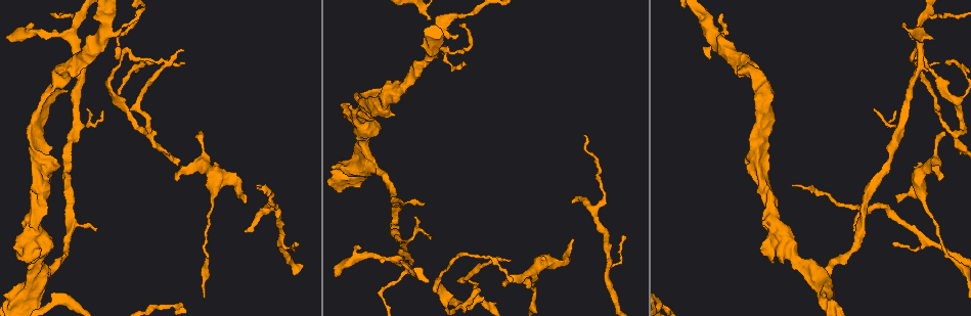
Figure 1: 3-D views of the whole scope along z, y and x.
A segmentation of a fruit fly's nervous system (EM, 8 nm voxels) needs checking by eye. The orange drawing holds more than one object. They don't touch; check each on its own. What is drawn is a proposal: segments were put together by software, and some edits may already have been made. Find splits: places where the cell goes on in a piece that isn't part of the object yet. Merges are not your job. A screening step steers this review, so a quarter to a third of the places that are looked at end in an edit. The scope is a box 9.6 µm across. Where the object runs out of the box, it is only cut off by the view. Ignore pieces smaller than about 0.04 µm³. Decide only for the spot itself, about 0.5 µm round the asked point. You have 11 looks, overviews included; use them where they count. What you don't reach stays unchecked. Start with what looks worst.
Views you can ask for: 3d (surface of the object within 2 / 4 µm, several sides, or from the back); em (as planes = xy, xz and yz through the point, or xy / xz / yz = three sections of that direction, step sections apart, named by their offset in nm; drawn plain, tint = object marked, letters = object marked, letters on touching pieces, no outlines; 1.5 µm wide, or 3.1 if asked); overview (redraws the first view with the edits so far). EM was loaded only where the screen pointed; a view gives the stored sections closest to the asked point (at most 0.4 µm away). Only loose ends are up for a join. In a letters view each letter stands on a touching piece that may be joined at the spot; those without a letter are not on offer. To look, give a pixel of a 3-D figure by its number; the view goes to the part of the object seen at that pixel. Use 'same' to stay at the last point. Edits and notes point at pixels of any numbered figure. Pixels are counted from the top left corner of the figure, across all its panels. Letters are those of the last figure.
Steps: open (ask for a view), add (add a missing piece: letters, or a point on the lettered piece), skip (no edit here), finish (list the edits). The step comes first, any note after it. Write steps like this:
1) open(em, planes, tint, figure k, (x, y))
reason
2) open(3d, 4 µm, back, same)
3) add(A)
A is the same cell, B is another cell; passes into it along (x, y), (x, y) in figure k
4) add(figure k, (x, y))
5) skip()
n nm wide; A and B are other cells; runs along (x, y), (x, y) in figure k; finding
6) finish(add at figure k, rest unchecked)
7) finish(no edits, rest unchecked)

open(3d, 2 µm, figure 1, (424, 204))
branch stops here

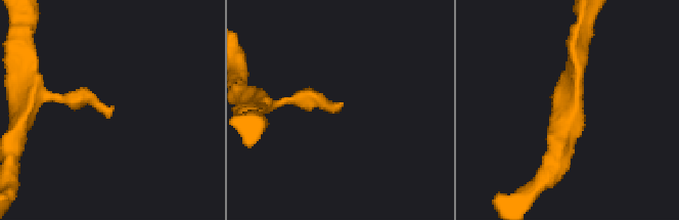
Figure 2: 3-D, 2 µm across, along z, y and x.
open(em, planes, letters, figure 2, (106, 116))
shape alone is not enough

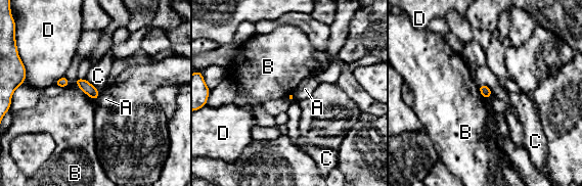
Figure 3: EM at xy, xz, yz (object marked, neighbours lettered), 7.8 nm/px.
skip()
A, B, C and D are other cells; border along (478, 86), (478, 89), (487, 99) in figure 3; none of them fits

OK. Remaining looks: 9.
open(em, yz, step 8, letters, figure 1, (115, 56))
free end

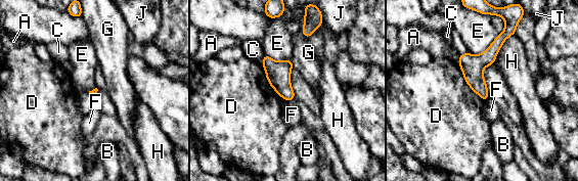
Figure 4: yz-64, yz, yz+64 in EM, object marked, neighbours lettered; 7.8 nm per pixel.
open(em, planes, letters, same)

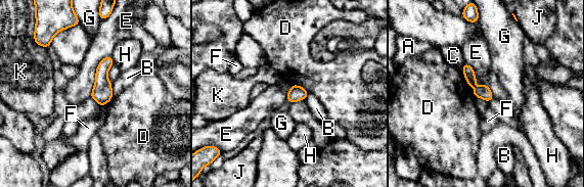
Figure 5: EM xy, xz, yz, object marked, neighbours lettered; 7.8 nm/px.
skip()
A, B, C, D, E, F, G, H, J and K are other cells; border along (464, 62), (477, 86), (487, 84) in figure 5; no lettered piece goes on from it

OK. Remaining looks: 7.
open(3d, 2 µm, figure 1, (623, 236))
branch stops here

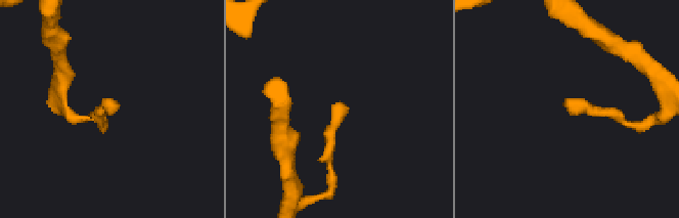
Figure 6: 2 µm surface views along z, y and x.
open(em, yz, step 8, letters, figure 6, (111, 100))

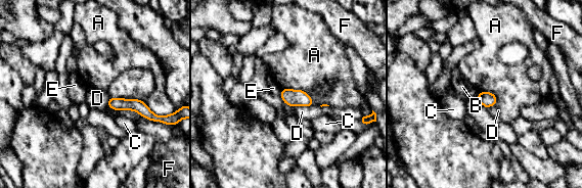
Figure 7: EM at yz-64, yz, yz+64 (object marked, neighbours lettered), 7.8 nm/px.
open(em, planes, letters, same)

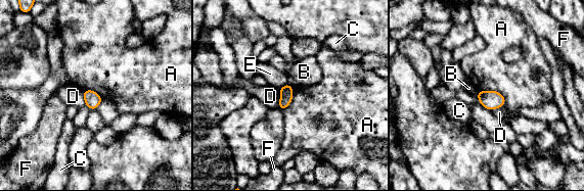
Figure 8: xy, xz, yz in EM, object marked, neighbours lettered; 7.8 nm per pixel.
skip()
A, B, C, D, E and F are other cells; border along (479, 90), (495, 90), (505, 103) in figure 8; no lettered piece goes on from it

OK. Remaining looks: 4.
open(em, yz, step 4, tint, figure 1, (150, 62))
thin end

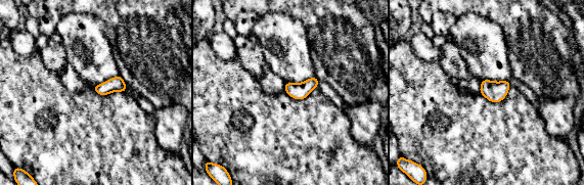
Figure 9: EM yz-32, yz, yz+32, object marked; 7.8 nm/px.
open(em, xz, step 4, letters, same)
cut it another way

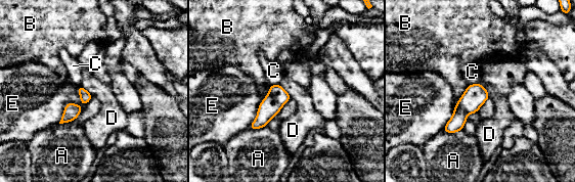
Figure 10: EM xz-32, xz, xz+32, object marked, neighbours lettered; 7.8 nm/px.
skip()
E touches over 360 nm; A, B, C, D and E are other cells; none of them fits

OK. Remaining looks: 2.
finish(no edits, rest unchecked)

